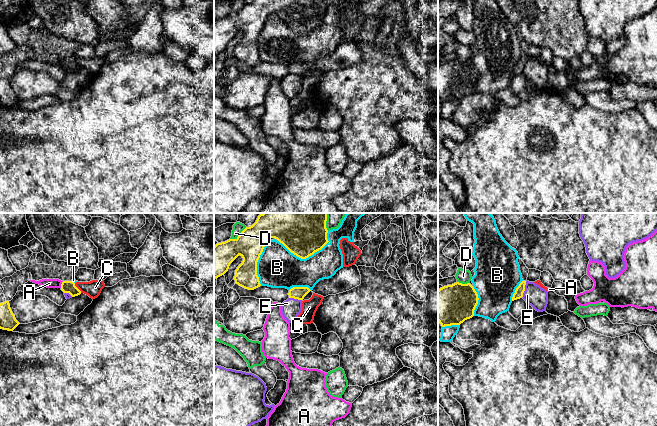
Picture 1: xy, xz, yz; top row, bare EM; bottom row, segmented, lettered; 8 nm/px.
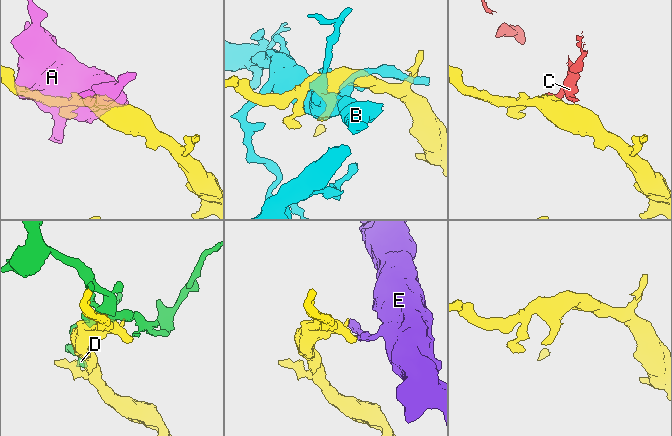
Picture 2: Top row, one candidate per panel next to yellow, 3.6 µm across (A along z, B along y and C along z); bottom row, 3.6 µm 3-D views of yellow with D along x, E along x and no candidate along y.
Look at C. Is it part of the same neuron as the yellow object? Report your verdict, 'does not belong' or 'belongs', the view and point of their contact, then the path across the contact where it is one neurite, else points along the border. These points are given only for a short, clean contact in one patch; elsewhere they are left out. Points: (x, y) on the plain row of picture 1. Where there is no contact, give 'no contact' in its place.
does not belong; meets yellow in xy at (77, 64); border along xy (74, 59), (81, 68)

